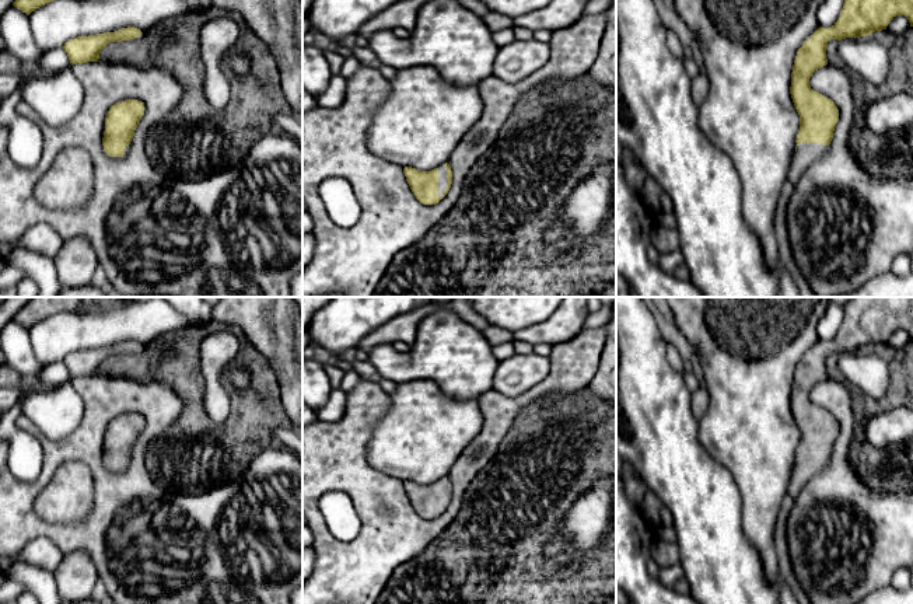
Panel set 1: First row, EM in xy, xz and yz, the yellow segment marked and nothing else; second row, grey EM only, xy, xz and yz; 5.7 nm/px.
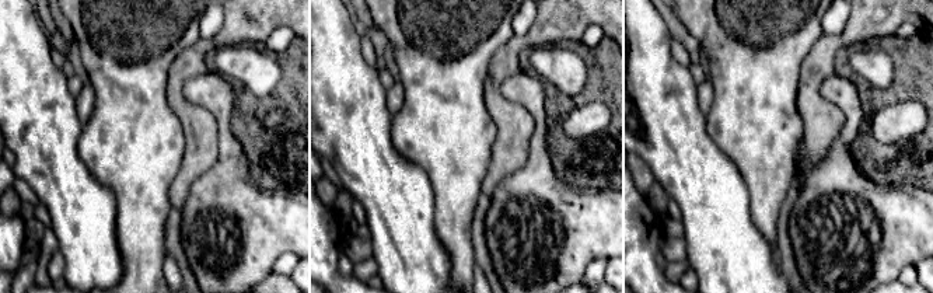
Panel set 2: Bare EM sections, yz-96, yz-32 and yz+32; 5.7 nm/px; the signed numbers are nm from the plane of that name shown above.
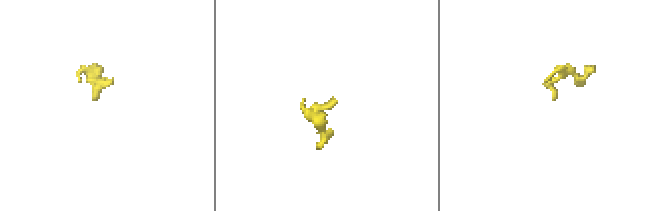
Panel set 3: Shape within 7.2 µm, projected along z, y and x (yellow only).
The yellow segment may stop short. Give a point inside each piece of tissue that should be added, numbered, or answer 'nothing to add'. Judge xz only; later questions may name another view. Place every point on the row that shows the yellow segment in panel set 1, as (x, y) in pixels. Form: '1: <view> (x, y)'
1: xz (443, 181)

